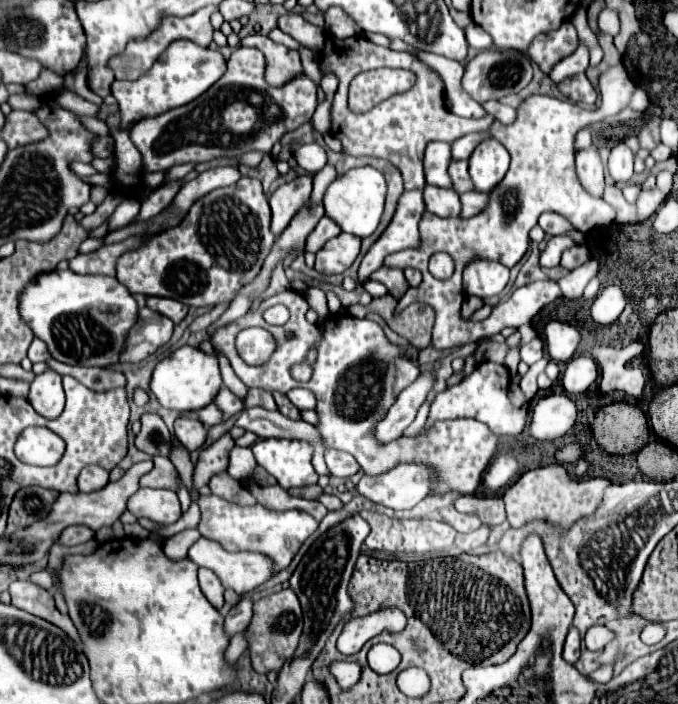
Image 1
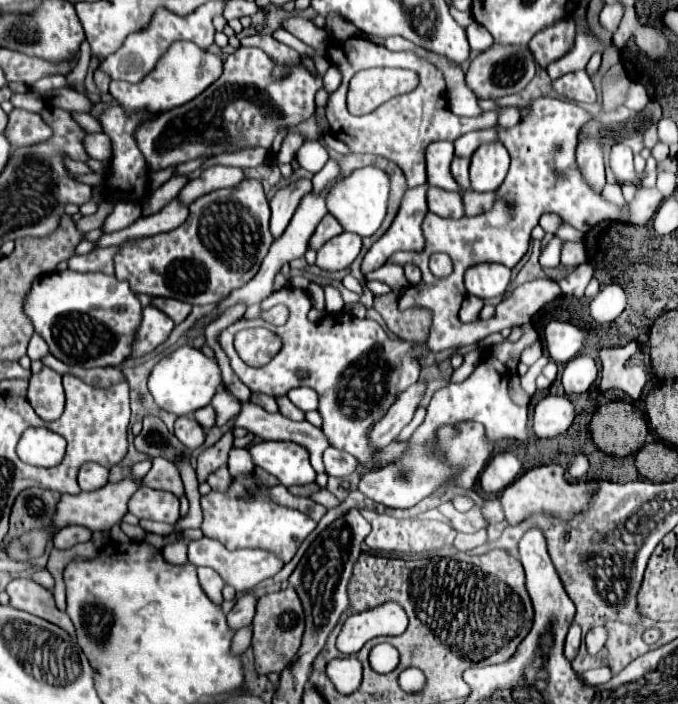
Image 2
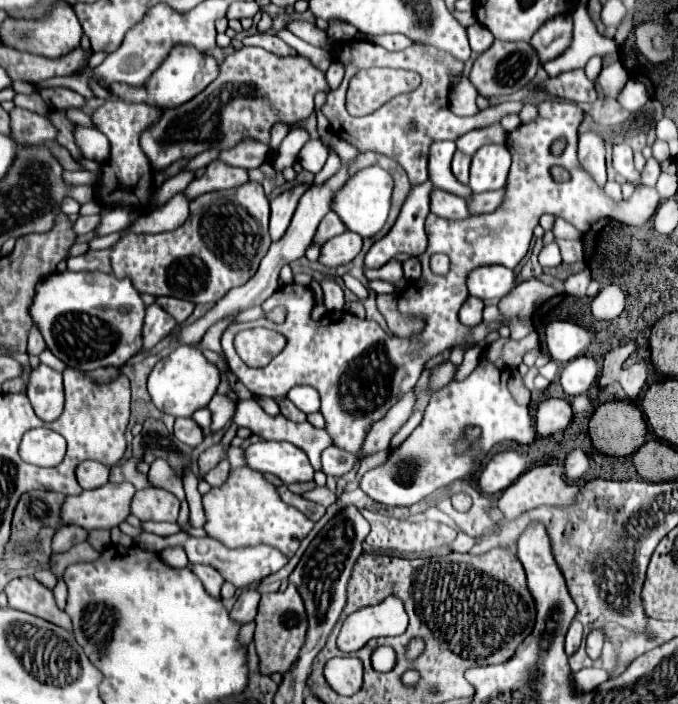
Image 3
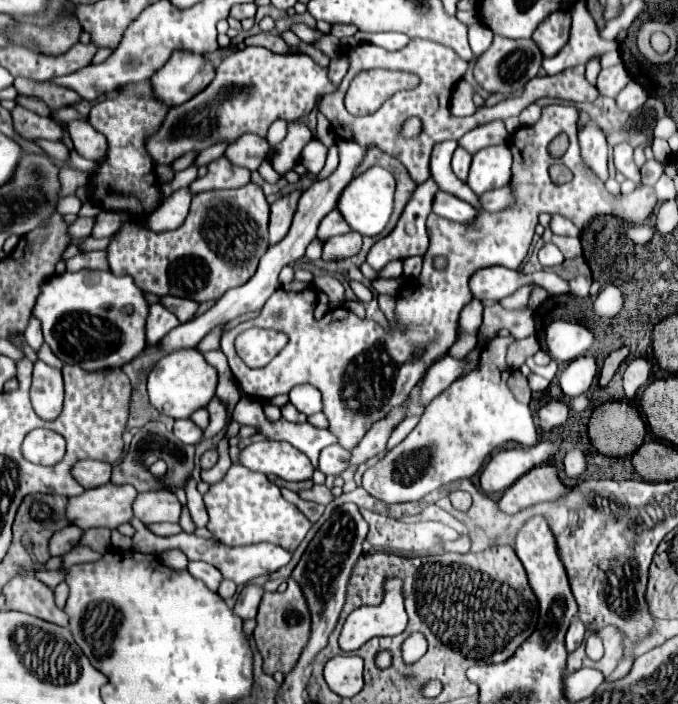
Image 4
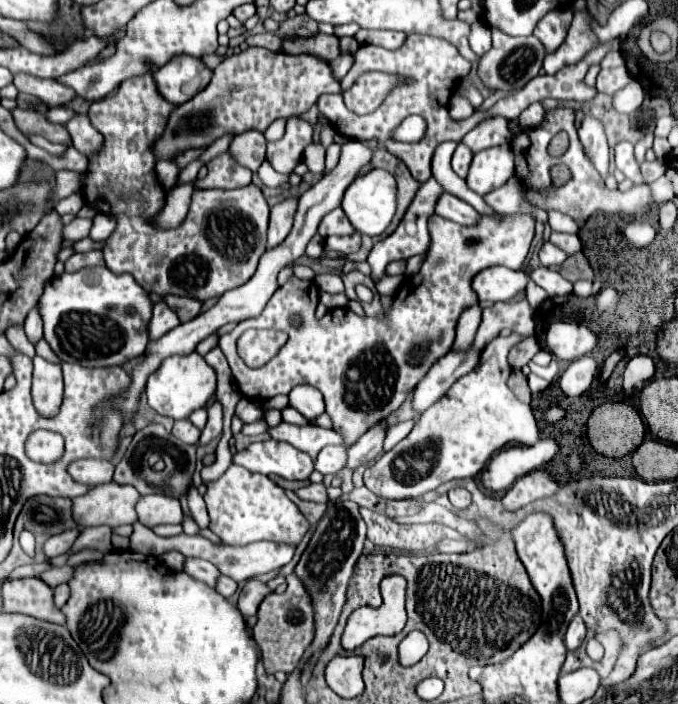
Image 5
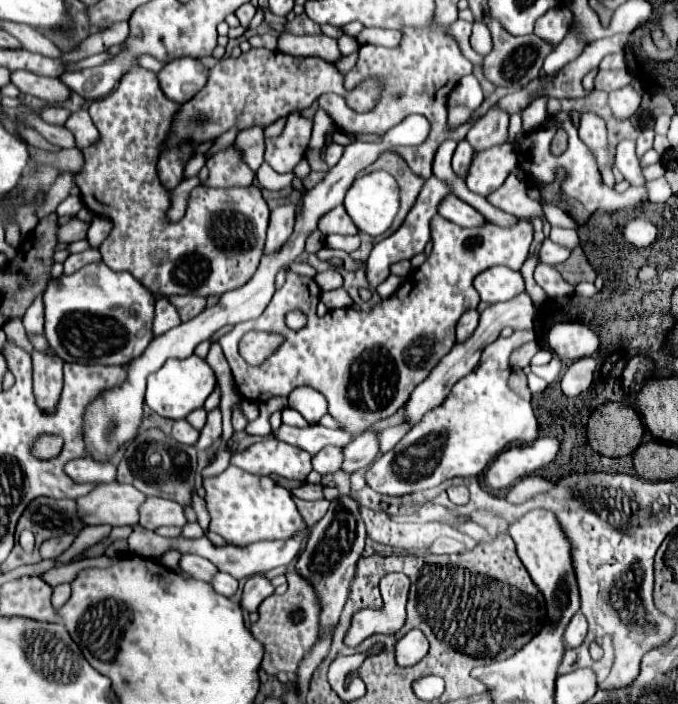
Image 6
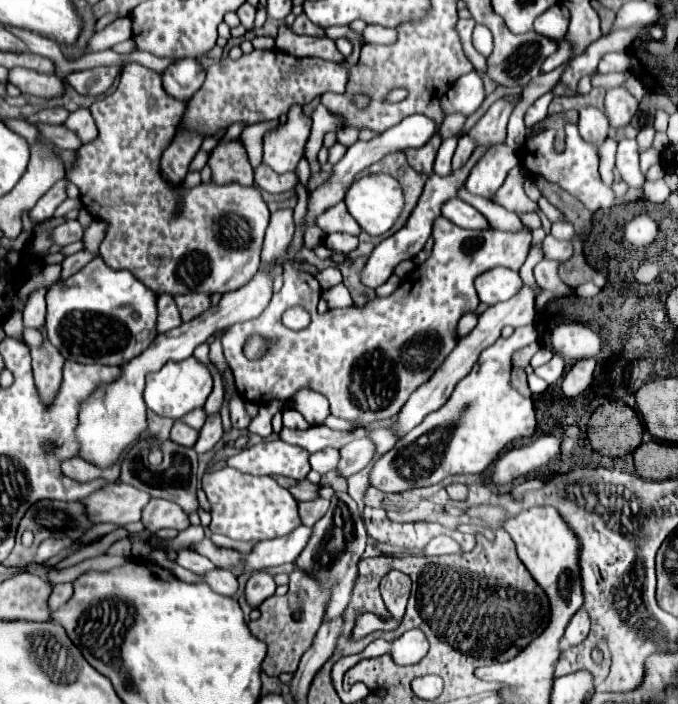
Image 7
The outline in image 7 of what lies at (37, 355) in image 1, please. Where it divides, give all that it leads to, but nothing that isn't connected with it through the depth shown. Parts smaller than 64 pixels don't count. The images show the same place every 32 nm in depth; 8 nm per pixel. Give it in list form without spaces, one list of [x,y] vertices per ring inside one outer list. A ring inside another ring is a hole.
[[[36,288],[24,306],[24,324],[30,328],[40,328],[46,314],[46,292],[48,288]]]

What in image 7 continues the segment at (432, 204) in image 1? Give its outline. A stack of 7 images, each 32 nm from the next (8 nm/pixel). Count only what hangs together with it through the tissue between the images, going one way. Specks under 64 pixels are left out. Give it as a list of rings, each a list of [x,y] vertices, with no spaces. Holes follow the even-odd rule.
[[[454,198],[448,200],[448,204],[444,204],[442,208],[444,218],[448,218],[450,222],[454,222],[460,228],[470,228],[470,230],[488,230],[492,226],[488,226],[488,220],[476,210],[472,208],[468,202]]]

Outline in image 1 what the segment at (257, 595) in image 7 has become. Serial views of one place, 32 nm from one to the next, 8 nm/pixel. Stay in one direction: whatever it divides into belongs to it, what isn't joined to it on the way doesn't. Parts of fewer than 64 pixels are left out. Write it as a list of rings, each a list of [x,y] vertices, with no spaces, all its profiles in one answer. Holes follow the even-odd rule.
[[[242,596],[240,602],[226,614],[226,622],[224,622],[226,632],[234,636],[236,632],[246,630],[250,620],[252,620],[252,600],[248,596]]]

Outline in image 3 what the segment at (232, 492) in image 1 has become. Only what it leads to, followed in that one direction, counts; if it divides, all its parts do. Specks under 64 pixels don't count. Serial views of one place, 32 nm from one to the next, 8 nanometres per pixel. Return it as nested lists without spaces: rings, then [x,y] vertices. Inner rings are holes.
[[[222,458],[220,464],[218,464],[214,470],[210,470],[208,474],[204,474],[204,480],[206,480],[210,486],[220,486],[220,484],[226,480],[228,470],[230,470],[230,462],[228,462],[228,458]]]

